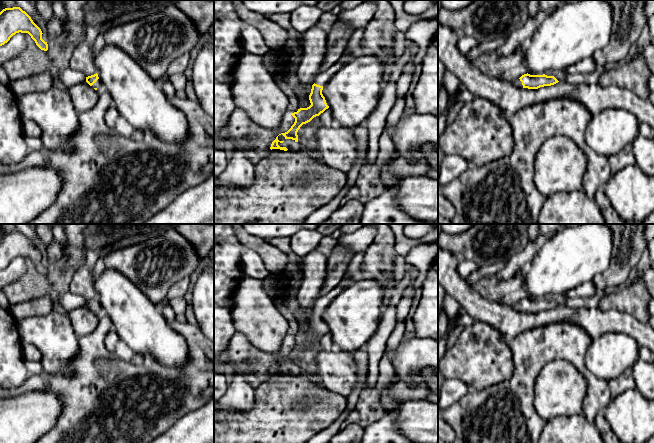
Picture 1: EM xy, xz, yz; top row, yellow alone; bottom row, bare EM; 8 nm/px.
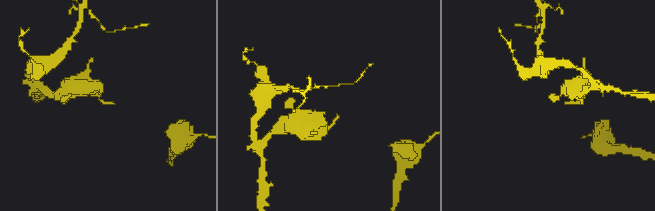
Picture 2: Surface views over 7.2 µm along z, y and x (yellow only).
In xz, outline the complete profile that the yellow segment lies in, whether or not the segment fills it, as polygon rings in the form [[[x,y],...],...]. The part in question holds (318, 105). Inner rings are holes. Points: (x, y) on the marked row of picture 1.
[[[345,50],[341,58],[327,71],[320,72],[312,85],[309,100],[311,105],[307,108],[300,108],[297,112],[291,113],[295,118],[294,124],[291,128],[281,133],[285,139],[292,139],[298,142],[297,132],[303,124],[310,122],[314,117],[319,116],[329,106],[326,103],[325,97],[322,94],[323,87],[330,81],[330,79],[348,62],[354,58],[354,54],[350,50]]]

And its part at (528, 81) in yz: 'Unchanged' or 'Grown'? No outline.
Grown

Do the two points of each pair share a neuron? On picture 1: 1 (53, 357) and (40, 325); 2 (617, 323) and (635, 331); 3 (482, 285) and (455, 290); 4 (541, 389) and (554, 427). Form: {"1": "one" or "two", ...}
{"1": "one", "2": "one", "3": "two", "4": "two"}

